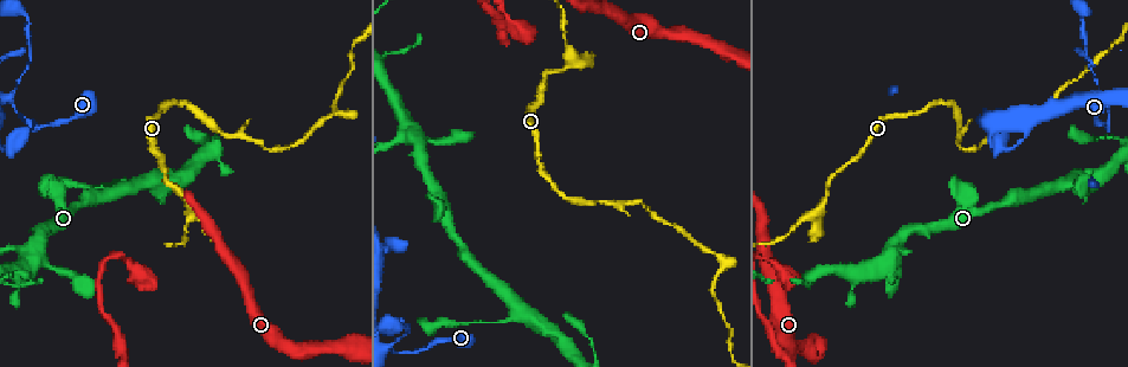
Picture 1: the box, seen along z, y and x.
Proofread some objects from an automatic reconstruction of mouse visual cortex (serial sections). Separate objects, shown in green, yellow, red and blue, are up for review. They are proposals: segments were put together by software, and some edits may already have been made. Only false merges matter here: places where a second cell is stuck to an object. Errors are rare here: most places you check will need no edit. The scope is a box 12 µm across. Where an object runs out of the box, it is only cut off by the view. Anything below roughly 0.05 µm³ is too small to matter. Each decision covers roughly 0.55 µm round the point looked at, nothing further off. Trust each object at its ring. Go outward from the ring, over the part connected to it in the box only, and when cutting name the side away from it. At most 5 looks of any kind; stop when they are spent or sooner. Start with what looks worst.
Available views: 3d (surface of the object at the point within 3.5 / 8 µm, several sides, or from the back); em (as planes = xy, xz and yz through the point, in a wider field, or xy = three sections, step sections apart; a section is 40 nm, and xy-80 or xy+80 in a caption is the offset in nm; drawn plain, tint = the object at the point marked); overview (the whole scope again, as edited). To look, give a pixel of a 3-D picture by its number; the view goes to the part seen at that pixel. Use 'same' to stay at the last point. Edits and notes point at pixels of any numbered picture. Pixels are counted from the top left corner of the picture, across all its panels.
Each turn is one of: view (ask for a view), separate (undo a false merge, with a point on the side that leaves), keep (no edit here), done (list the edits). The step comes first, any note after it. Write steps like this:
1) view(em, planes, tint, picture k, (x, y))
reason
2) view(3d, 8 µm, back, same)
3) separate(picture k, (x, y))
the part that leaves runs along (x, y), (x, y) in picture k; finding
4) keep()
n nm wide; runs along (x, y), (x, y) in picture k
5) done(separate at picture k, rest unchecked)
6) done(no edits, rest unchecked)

view(3d, 3.5 µm, picture 1, (568, 60))
a fork

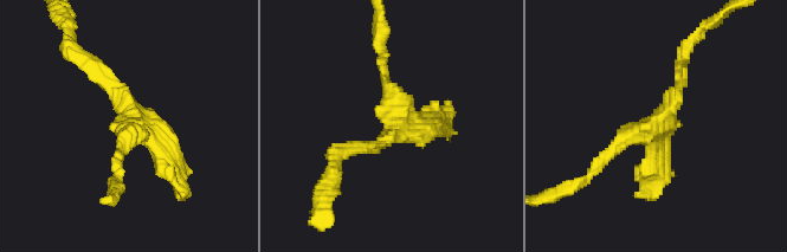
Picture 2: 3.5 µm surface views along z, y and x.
view(em, xy, step 3, tint, picture 2, (398, 120))
shape alone is not enough

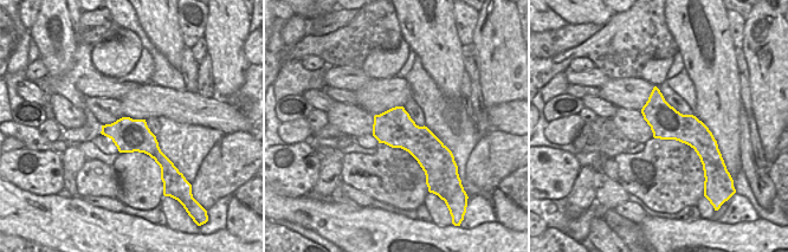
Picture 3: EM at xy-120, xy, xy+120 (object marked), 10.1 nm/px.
keep()
380 nm wide; runs along (86, 63), (181, 186) in picture 2; one cell here

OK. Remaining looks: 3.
view(3d, 8 µm, picture 1, (344, 115))
abrupt turn

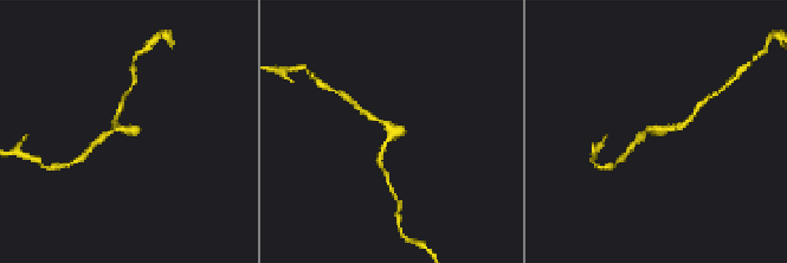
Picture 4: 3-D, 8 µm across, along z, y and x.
view(3d, 3.5 µm, picture 4, (391, 129))
closer look

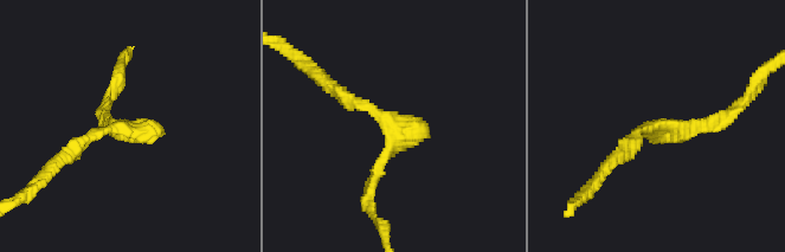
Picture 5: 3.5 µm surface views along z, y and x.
view(em, xy, step 3, tint, picture 5, (127, 126))
arms of 200, 200 nm; now the EM

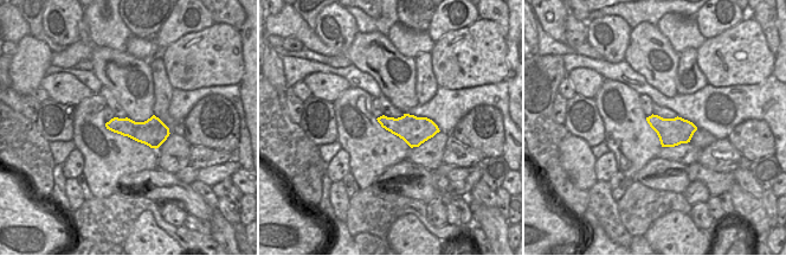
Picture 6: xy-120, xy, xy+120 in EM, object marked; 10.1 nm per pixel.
keep()
runs along (623, 156), (638, 130), (729, 116) in picture 5; continuous, no second cell

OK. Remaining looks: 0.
done(no edits, rest unchecked)

